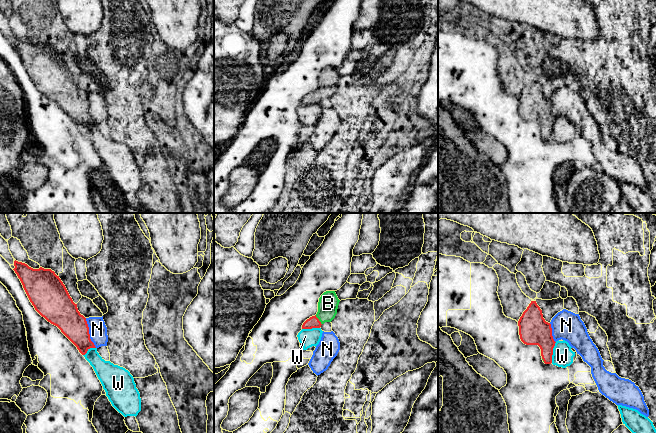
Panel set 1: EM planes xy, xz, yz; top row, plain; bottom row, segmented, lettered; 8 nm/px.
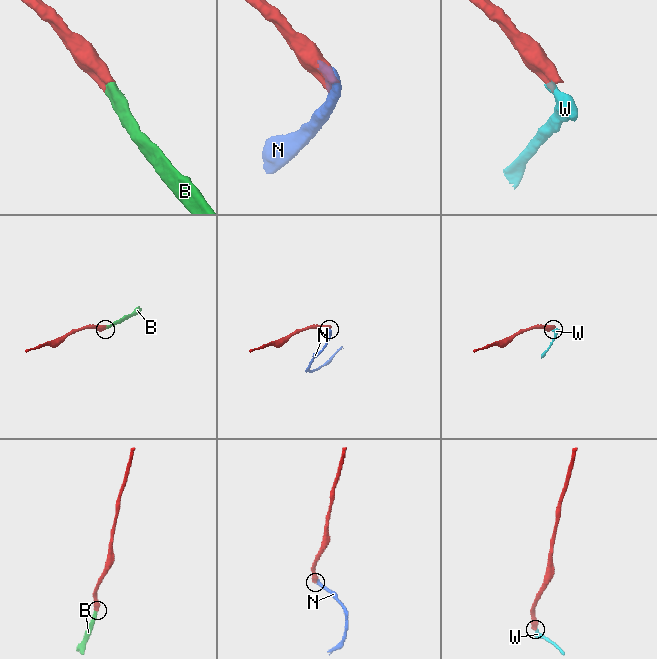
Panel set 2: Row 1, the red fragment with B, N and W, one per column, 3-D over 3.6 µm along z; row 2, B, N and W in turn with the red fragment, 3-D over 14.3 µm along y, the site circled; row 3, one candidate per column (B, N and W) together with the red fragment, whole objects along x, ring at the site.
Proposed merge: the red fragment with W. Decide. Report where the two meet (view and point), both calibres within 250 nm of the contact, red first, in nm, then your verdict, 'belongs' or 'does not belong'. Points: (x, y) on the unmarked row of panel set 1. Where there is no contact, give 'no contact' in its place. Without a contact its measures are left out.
yz (552, 128) | 240/160 nm | does not belong

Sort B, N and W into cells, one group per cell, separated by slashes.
B / N W

